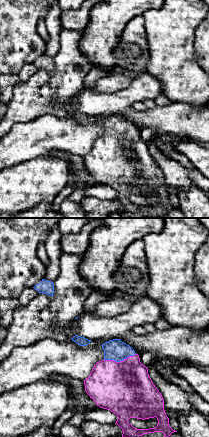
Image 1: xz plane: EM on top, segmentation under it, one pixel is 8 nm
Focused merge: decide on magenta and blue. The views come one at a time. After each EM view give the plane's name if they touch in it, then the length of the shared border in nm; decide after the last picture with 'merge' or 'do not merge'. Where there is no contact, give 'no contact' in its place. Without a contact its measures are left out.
contact in xz; length 260 nm

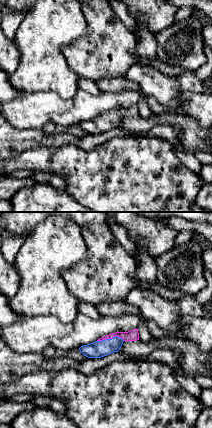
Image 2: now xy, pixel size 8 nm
contact in xy; length 220 nm

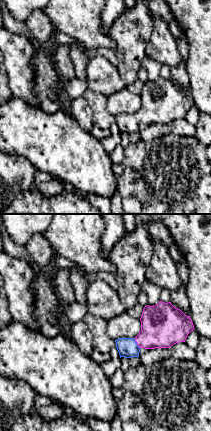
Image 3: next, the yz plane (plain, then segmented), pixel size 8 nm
contact in yz; length 100 nm

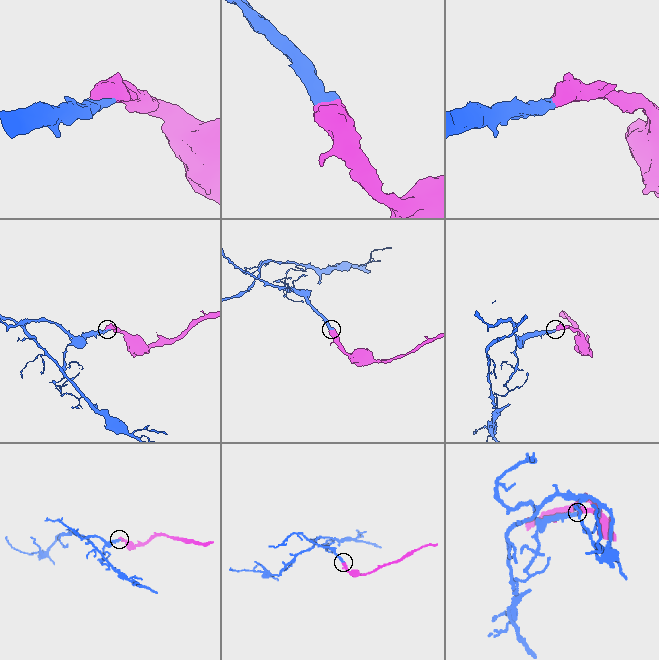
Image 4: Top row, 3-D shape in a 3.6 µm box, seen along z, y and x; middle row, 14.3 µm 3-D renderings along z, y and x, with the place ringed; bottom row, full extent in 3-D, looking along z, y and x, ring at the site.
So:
merge

